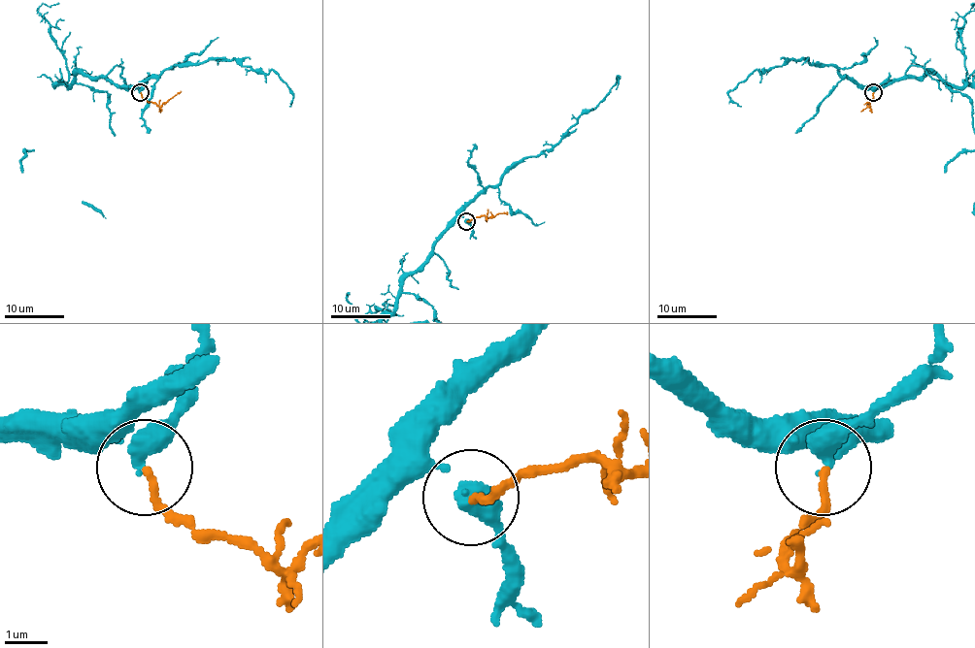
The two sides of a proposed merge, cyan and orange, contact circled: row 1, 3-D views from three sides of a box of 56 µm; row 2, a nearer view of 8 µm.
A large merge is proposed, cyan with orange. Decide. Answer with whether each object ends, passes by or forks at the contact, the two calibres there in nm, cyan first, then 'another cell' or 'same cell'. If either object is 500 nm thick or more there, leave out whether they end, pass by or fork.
cyan passes by; orange ends there; 360 nm thick on the cyan side, 160 nm on the other; same cell

